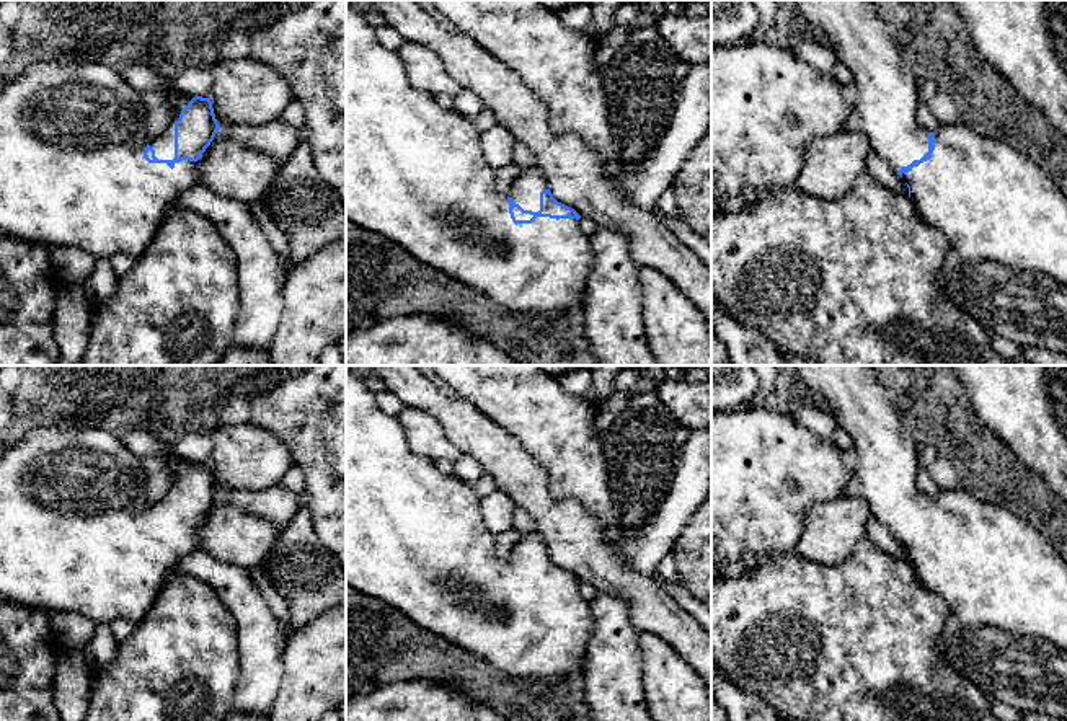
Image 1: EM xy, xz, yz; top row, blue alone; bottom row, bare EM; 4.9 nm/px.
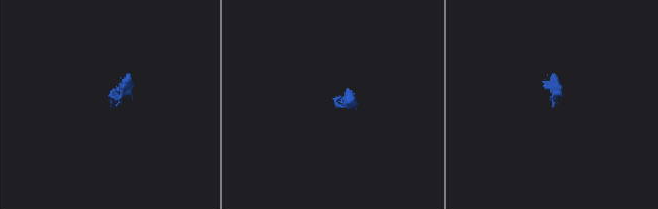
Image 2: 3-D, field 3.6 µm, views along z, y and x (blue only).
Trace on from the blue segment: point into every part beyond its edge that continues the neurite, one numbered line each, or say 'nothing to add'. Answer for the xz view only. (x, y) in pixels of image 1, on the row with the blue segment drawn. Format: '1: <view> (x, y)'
1: xz (415, 173)

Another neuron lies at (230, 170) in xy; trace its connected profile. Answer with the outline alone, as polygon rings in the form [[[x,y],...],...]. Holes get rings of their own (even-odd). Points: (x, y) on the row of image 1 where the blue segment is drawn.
[[[222,129],[196,161],[201,183],[219,196],[245,204],[261,201],[282,163],[259,150],[243,147]]]

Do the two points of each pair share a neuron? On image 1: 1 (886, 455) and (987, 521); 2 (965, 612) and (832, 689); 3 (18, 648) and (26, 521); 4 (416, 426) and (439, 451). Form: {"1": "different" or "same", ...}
{"1": "same", "2": "different", "3": "different", "4": "same"}

